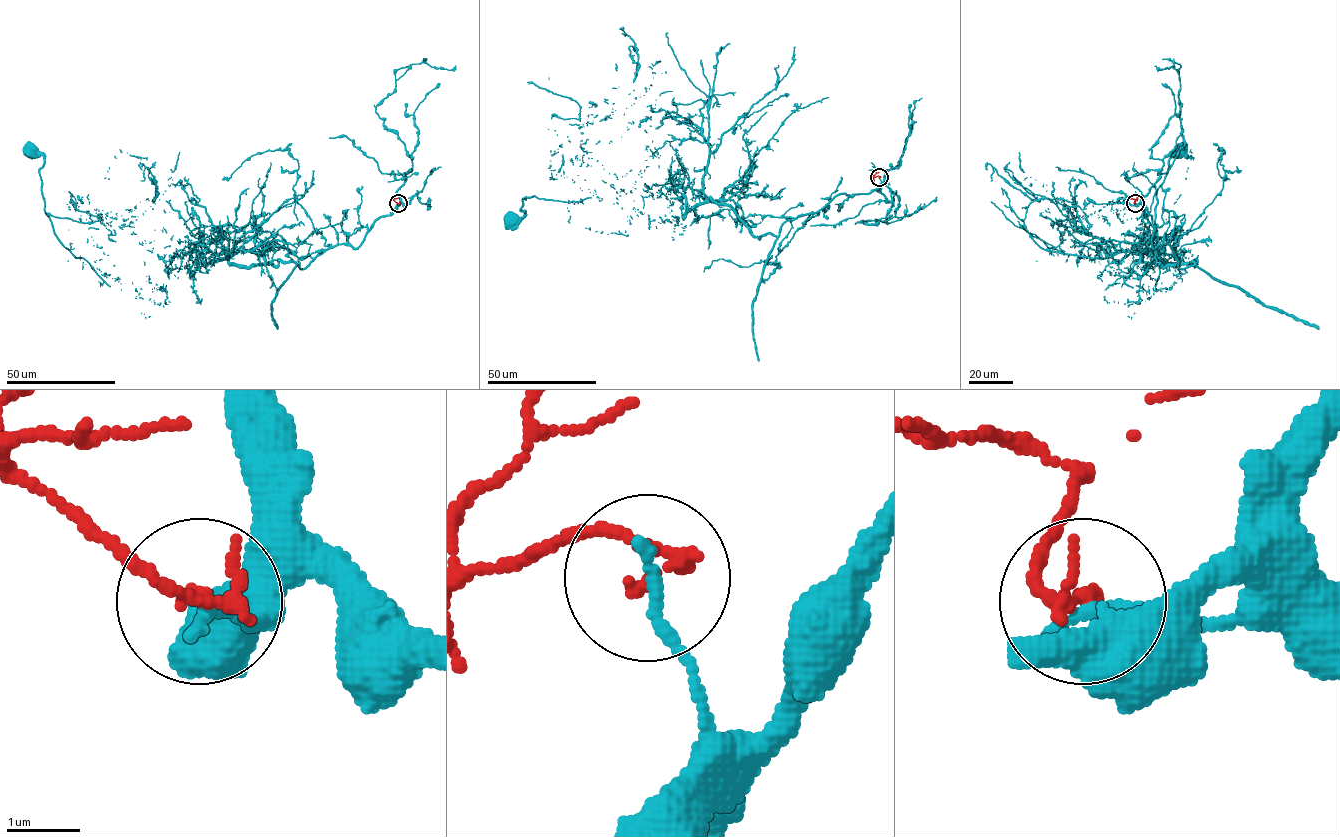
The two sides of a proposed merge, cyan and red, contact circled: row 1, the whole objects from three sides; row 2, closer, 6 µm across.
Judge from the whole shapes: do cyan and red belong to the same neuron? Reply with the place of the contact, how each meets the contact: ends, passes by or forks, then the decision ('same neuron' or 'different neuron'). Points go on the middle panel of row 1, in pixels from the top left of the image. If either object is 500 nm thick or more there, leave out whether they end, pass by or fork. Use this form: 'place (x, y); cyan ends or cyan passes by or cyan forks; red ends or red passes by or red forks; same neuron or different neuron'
place (879, 177); cyan ends; red ends; different neuron

